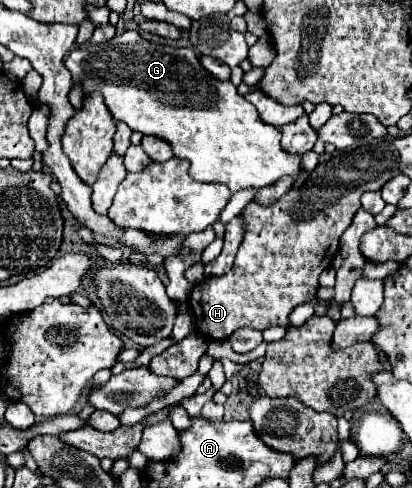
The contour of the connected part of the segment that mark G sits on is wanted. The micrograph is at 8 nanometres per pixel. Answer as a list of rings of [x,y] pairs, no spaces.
[[[124,31],[122,35],[112,37],[110,41],[104,41],[100,45],[90,45],[86,49],[74,49],[66,61],[64,61],[66,69],[72,73],[72,81],[82,81],[84,93],[90,91],[100,91],[104,95],[104,103],[110,109],[112,117],[118,121],[124,121],[132,131],[140,131],[142,135],[156,135],[164,141],[168,141],[172,145],[172,151],[176,157],[180,159],[188,159],[190,161],[190,171],[192,171],[192,179],[203,183],[223,183],[232,191],[242,191],[242,189],[262,189],[268,185],[274,185],[278,179],[286,177],[286,175],[296,175],[302,169],[302,155],[298,153],[288,153],[286,149],[282,149],[280,145],[280,129],[274,125],[268,125],[260,119],[258,111],[254,105],[250,105],[242,95],[238,95],[236,87],[232,81],[220,81],[214,75],[210,75],[198,61],[194,49],[174,49],[174,47],[166,47],[166,45],[158,45],[158,43],[150,43],[146,39],[140,37],[138,31]]]

